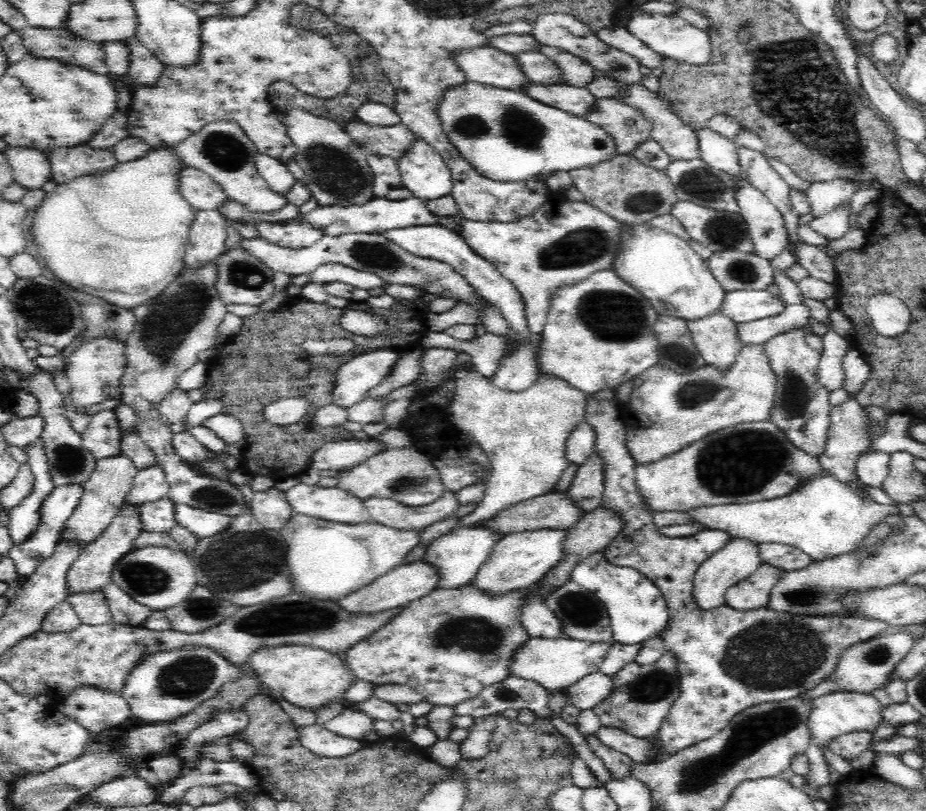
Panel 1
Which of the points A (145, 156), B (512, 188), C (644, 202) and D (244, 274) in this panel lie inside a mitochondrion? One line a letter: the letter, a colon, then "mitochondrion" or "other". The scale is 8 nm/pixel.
A: other
B: other
C: mitochondrion
D: mitochondrion

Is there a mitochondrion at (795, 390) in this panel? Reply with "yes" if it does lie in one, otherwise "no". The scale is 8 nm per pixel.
yes

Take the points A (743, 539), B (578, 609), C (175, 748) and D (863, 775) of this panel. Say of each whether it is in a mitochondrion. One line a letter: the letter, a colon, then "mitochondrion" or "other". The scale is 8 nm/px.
A: other
B: mitochondrion
C: other
D: other

